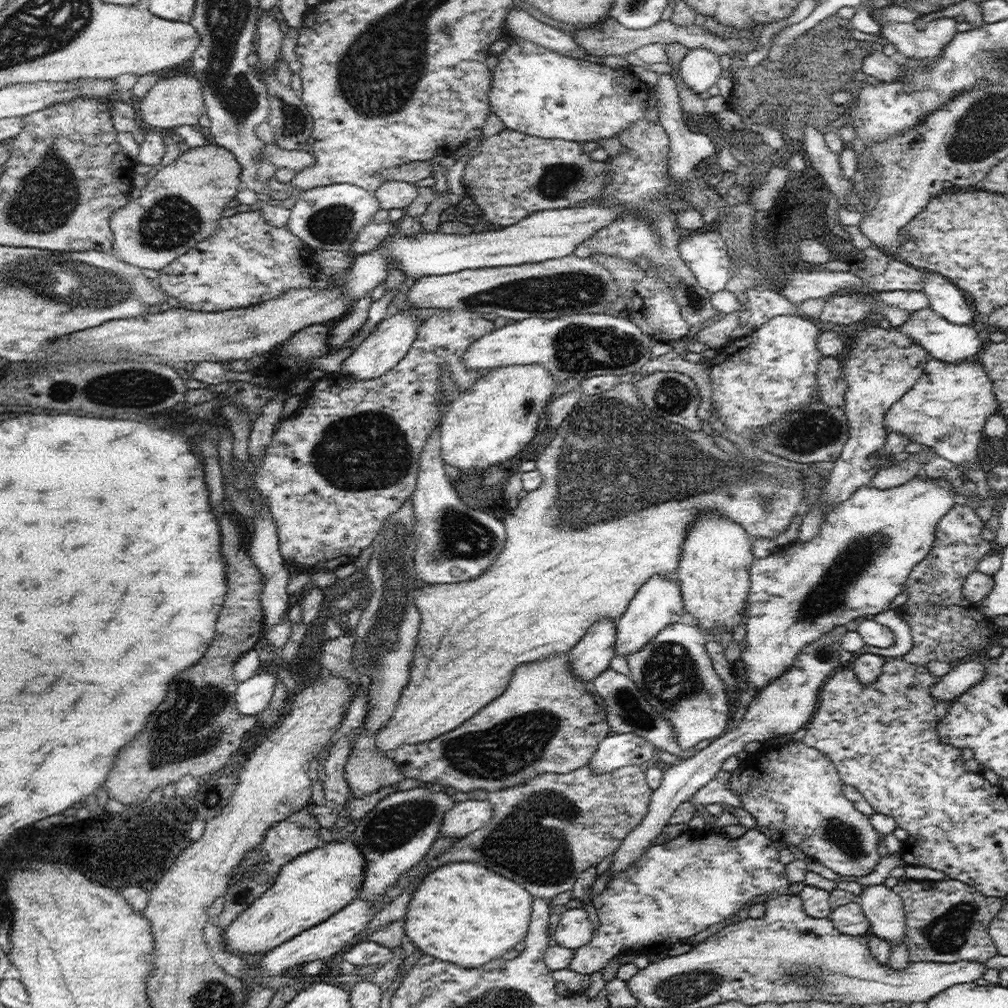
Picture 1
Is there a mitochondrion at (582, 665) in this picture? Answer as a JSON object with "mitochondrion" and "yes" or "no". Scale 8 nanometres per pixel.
{"mitochondrion":"no"}

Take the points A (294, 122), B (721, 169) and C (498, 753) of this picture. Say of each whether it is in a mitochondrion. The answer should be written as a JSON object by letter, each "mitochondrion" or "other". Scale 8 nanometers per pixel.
{"A":"mitochondrion","B":"other","C":"mitochondrion"}

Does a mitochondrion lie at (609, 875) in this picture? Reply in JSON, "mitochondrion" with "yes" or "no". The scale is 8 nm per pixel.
{"mitochondrion":"no"}

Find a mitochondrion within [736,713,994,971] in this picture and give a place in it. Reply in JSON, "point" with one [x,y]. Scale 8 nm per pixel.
{"point":[947,934]}

